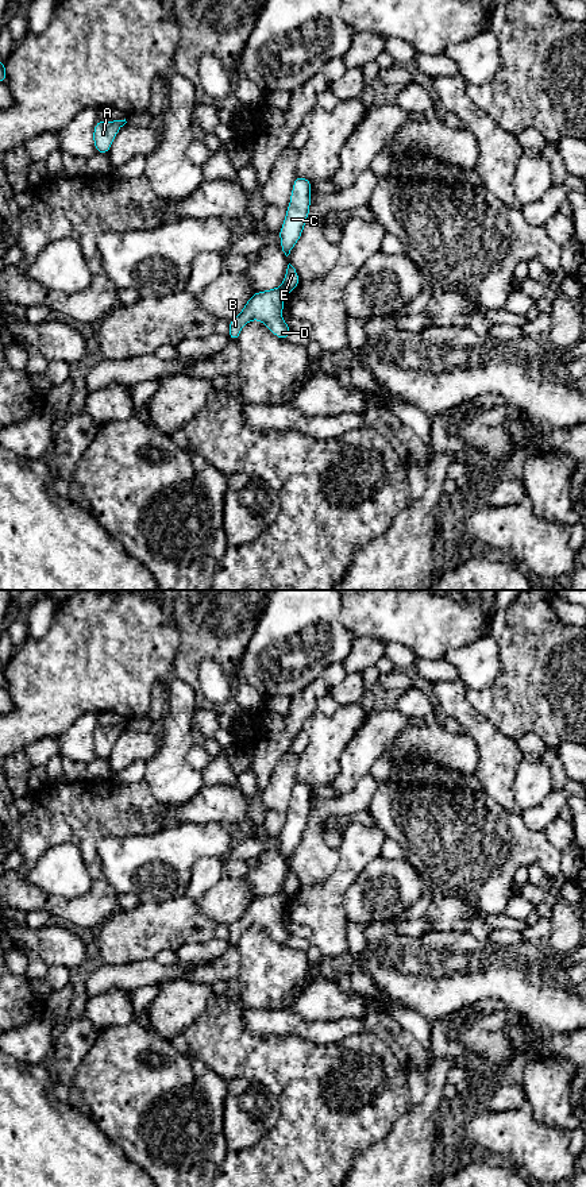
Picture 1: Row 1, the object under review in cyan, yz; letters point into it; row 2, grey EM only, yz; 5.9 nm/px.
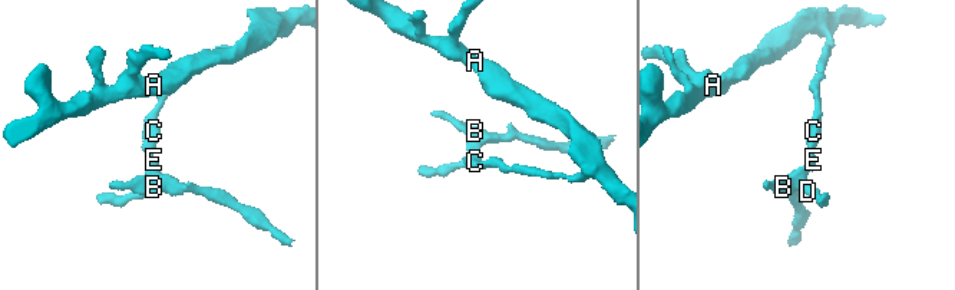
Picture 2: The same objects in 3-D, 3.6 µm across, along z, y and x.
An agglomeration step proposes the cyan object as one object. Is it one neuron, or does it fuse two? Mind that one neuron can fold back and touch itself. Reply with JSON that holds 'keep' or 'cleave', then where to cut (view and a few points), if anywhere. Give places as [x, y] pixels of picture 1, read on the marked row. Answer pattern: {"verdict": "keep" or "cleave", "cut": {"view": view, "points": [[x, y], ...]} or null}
{"verdict": "cleave", "cut": {"view": "yz", "points": [[281, 286], [286, 292]]}}

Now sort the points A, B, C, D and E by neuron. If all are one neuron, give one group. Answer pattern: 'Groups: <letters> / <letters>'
Groups: A C E / B D

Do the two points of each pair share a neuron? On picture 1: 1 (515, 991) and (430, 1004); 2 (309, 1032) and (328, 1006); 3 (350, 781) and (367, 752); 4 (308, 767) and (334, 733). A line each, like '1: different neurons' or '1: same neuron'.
1: same neuron
2: different neurons
3: same neuron
4: same neuron

